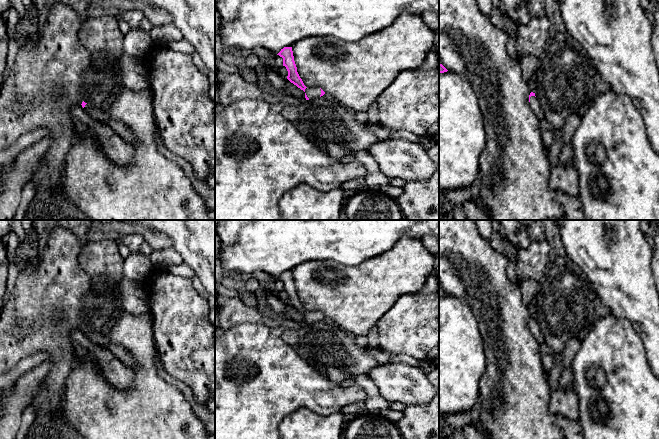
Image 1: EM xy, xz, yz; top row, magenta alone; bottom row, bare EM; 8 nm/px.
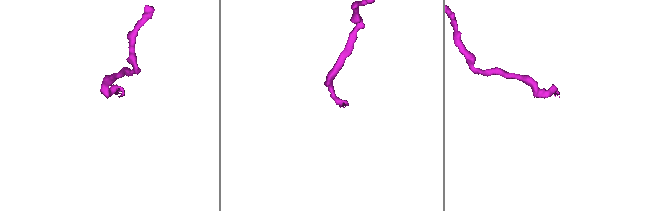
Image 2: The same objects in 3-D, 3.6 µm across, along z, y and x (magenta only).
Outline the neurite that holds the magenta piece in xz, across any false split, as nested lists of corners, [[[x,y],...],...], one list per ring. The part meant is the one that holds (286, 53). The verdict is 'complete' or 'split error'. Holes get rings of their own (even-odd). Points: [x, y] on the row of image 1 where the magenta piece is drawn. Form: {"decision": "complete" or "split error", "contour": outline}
{"decision": "split error", "contour": [[[284,47],[277,55],[283,58],[283,66],[285,66],[288,71],[287,79],[305,92],[306,100],[318,98],[325,94],[321,88],[307,88],[304,85],[297,72],[292,47]]]}

